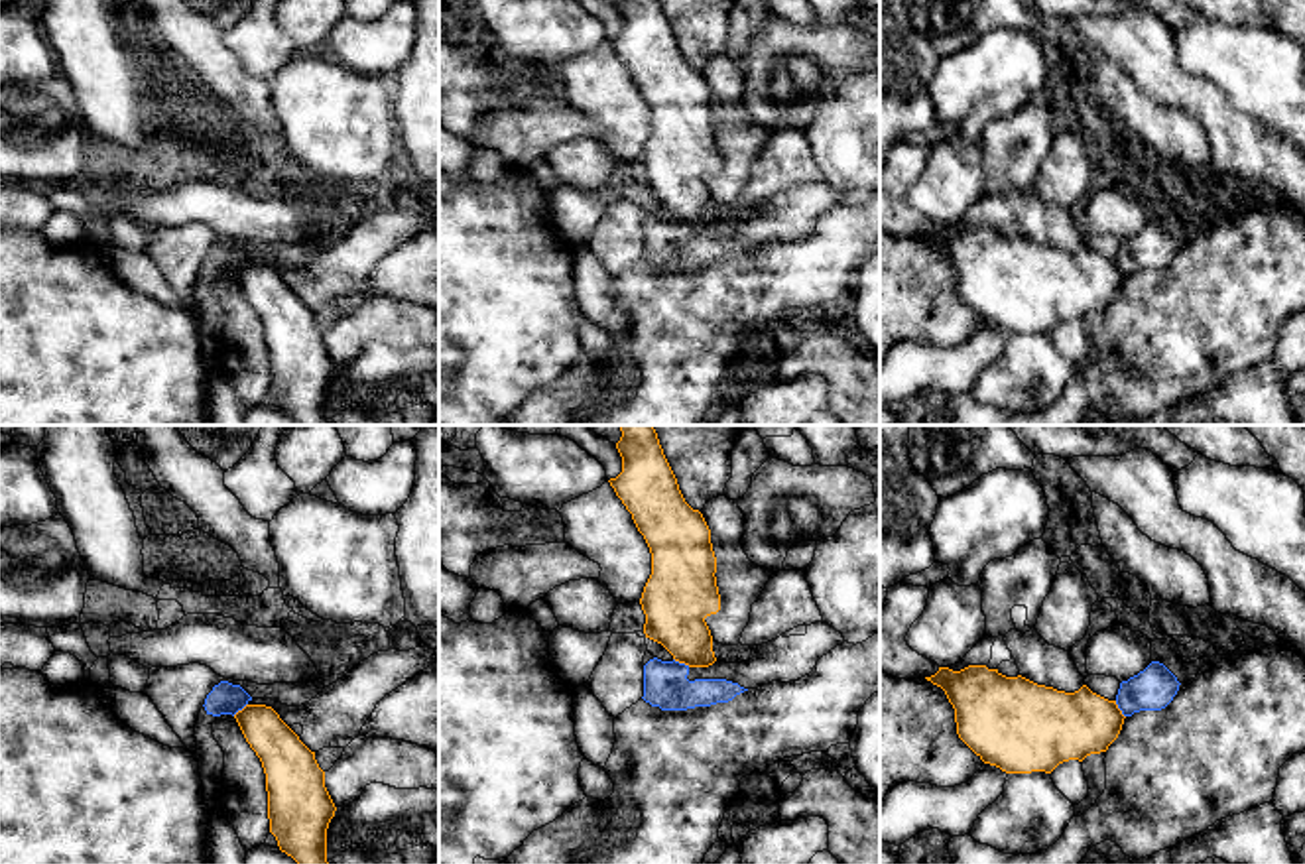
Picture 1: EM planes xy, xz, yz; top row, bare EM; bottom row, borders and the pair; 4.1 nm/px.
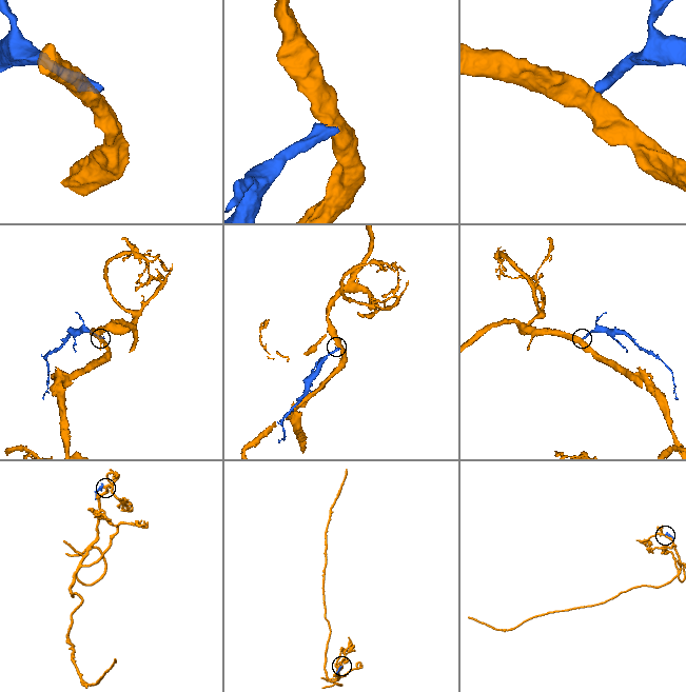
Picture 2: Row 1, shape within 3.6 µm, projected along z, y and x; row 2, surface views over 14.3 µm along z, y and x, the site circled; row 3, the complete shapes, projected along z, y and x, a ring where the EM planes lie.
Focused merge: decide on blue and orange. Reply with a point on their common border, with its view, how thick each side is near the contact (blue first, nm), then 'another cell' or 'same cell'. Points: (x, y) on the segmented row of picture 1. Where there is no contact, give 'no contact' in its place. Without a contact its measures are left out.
contact xz (682, 664); calibres 190 and 280 nm; another cell

